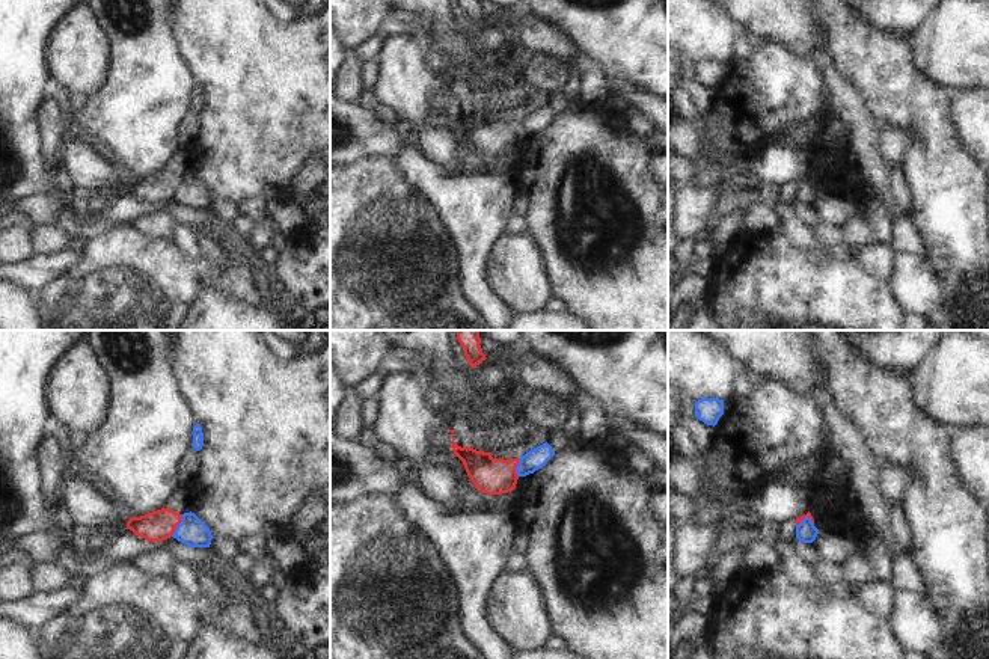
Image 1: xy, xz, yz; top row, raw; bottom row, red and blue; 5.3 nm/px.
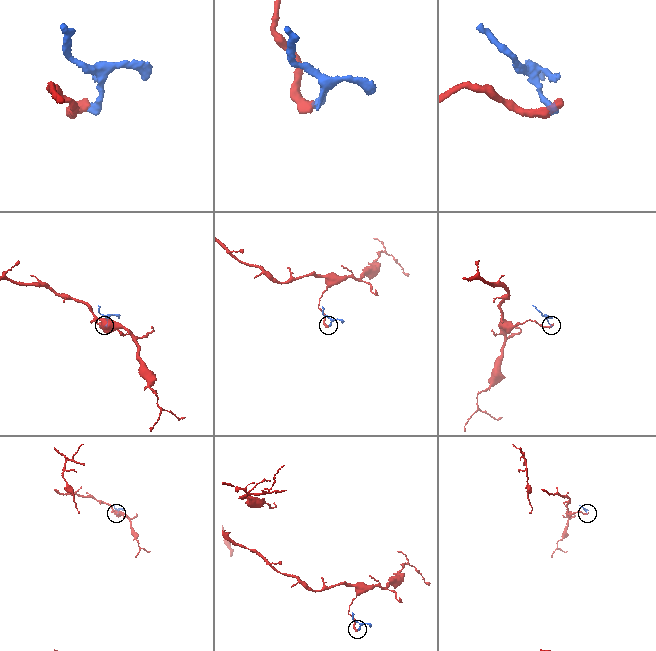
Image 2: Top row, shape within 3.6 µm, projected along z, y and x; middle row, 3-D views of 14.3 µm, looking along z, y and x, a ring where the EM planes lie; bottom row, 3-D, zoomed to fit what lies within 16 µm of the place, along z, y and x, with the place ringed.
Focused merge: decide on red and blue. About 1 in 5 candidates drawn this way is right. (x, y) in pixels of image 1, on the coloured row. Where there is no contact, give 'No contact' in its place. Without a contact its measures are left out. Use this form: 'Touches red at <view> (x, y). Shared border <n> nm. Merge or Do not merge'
Touches red at xy (178, 524). Shared border 140 nm. Do not merge.

